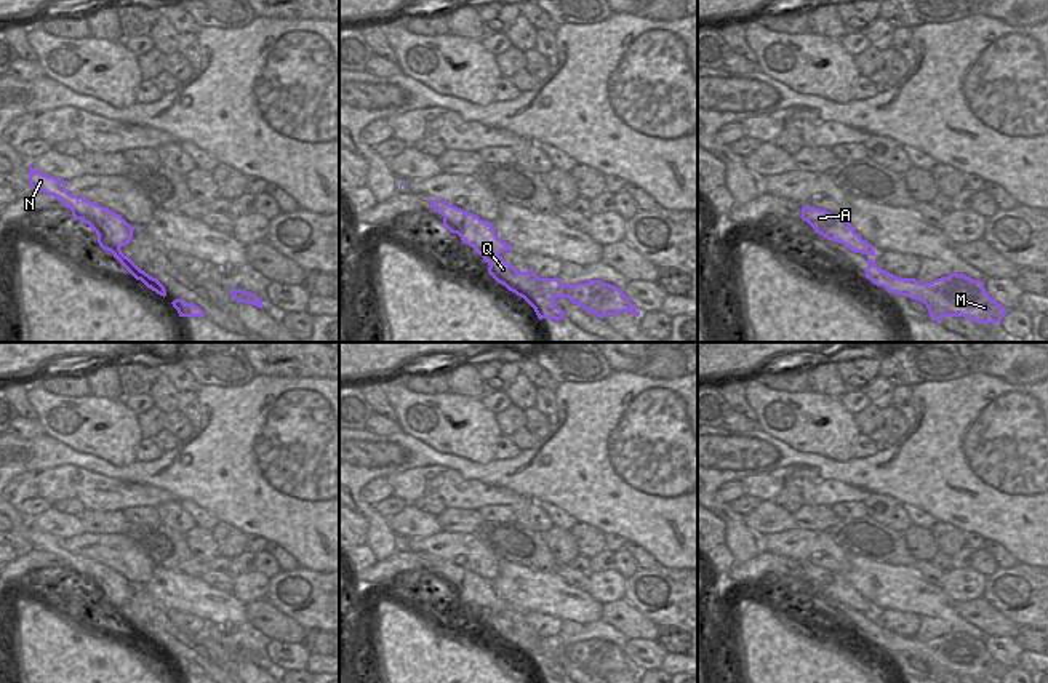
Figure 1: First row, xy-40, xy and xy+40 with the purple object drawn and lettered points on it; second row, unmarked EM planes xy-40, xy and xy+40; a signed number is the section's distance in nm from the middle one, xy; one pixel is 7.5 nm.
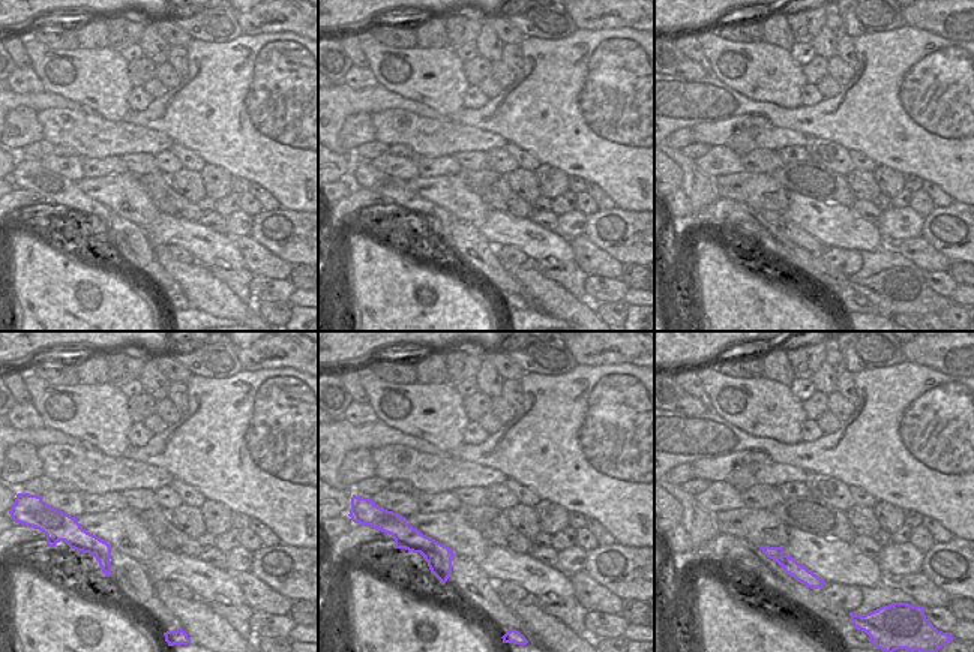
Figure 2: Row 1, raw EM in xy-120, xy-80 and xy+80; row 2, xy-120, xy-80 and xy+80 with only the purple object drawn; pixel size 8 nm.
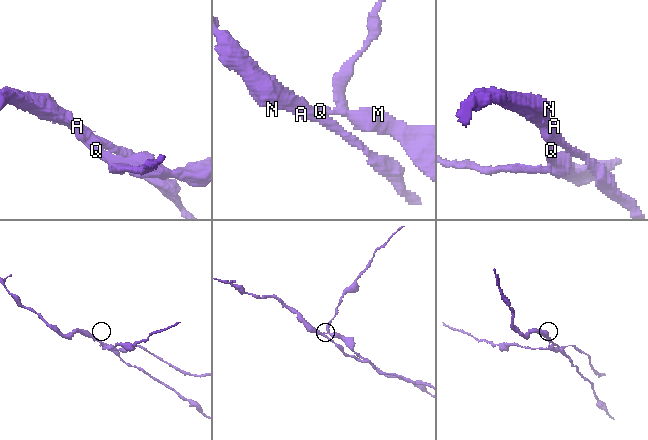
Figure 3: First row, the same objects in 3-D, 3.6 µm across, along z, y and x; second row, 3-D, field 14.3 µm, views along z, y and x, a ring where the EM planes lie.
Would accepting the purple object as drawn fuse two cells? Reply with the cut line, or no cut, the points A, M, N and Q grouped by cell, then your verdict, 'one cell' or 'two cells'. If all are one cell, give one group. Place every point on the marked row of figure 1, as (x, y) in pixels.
cut in xy along (476, 248), (498, 255); A N / M Q; two cells

